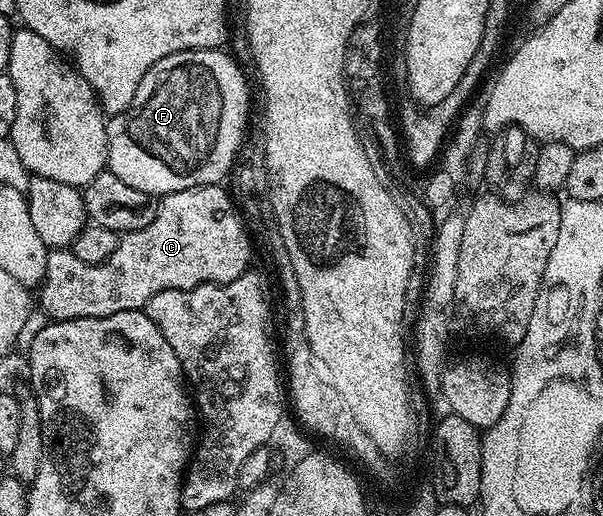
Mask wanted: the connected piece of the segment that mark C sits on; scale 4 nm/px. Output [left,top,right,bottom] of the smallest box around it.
[38,185,252,321]

